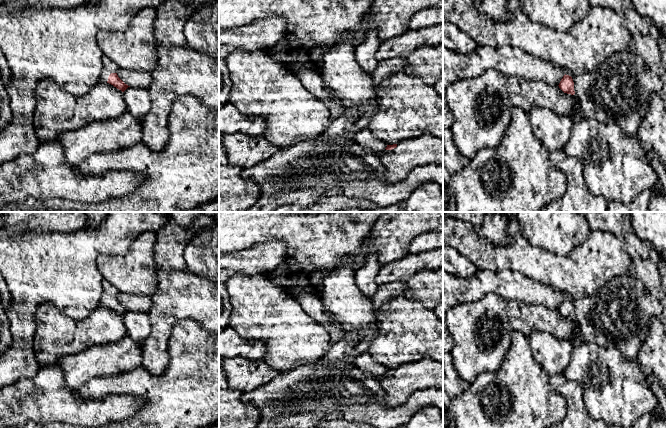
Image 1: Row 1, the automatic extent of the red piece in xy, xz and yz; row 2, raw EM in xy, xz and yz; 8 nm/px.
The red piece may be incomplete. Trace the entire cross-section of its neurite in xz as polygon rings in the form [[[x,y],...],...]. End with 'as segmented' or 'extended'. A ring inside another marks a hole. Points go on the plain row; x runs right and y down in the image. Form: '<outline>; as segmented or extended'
[[[425,358],[398,368],[387,369],[377,380],[387,395],[382,401],[383,404],[388,408],[395,408],[404,404],[418,390],[443,389],[443,364]]]; extended

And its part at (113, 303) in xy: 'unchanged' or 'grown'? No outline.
grown

